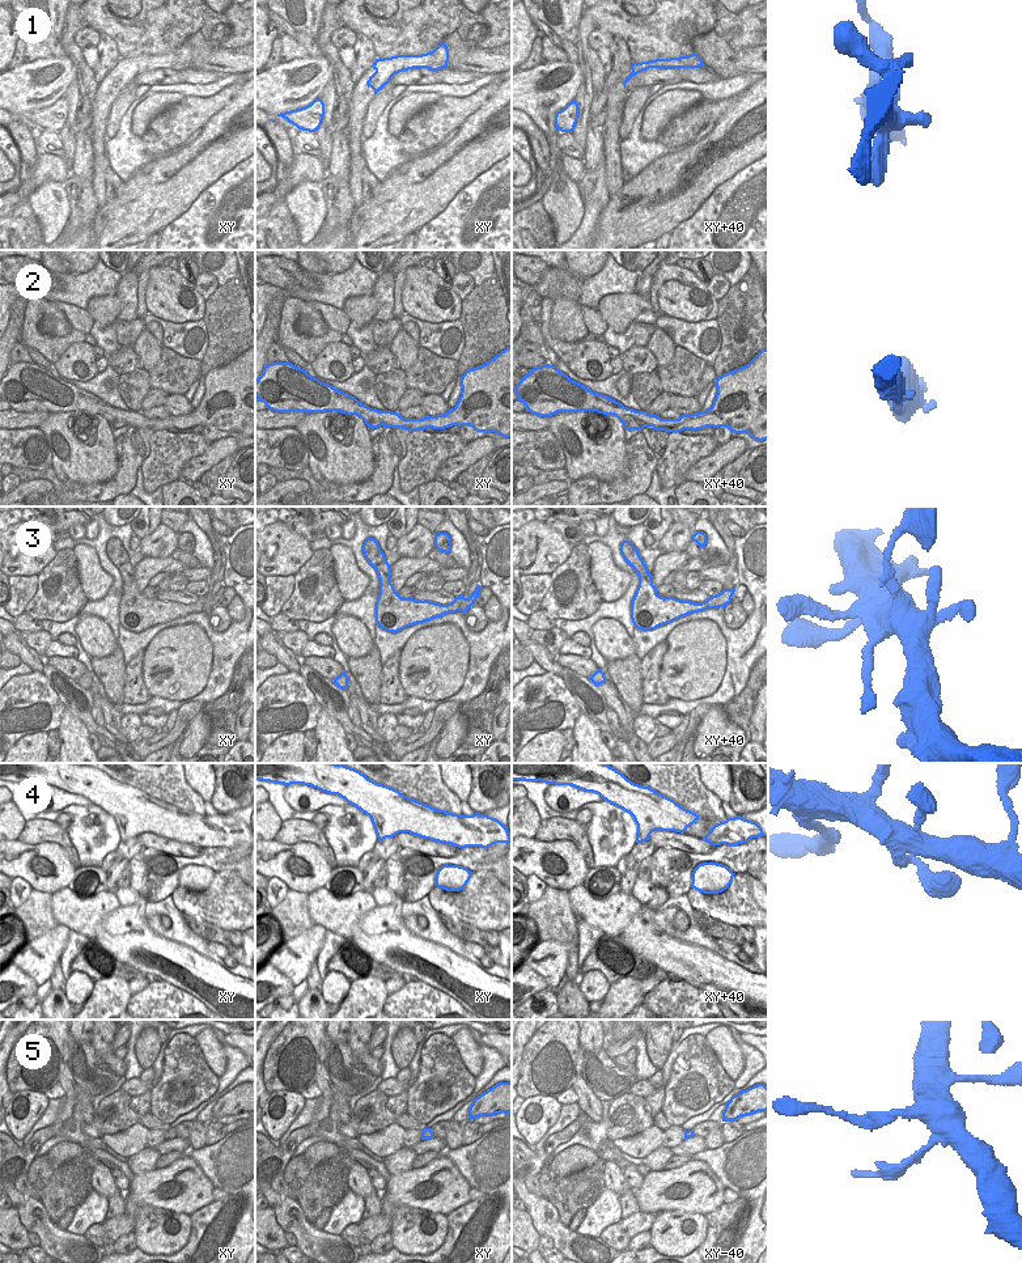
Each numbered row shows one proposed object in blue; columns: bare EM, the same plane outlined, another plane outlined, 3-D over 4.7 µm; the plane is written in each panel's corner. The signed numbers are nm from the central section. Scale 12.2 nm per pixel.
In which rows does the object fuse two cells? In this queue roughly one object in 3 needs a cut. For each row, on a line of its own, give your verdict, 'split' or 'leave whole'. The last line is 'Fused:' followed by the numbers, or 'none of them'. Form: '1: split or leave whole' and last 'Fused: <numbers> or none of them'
1: split
2: leave whole
3: leave whole
4: leave whole
5: split
Fused: 1, 5

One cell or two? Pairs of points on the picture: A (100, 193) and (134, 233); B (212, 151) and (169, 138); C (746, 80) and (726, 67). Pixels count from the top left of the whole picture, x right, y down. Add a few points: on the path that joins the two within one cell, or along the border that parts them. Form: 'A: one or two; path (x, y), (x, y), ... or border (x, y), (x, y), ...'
A: two; border (114, 189), (113, 198), (98, 208)
B: two; border (189, 144), (157, 156)
C: two; border (743, 73), (736, 77), (720, 77)

